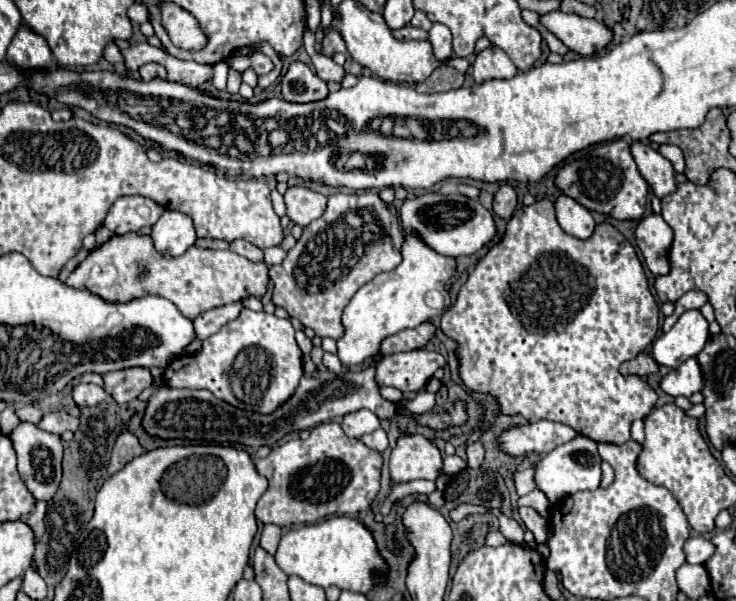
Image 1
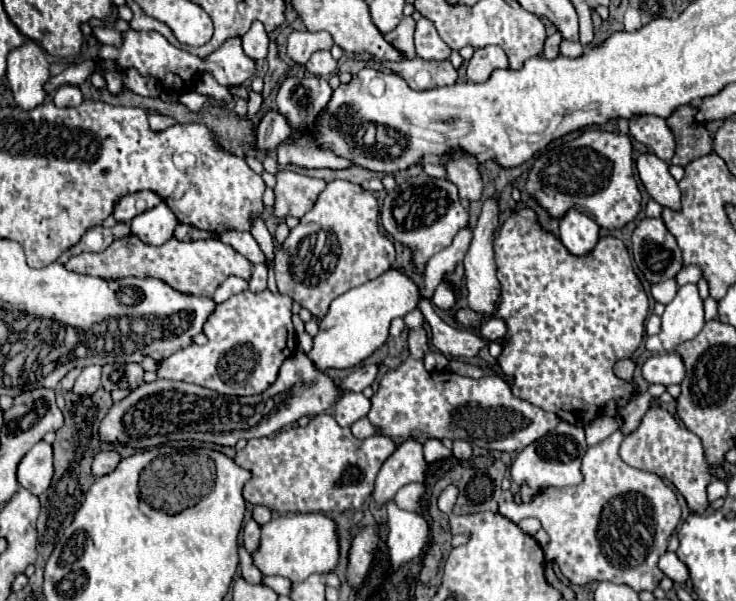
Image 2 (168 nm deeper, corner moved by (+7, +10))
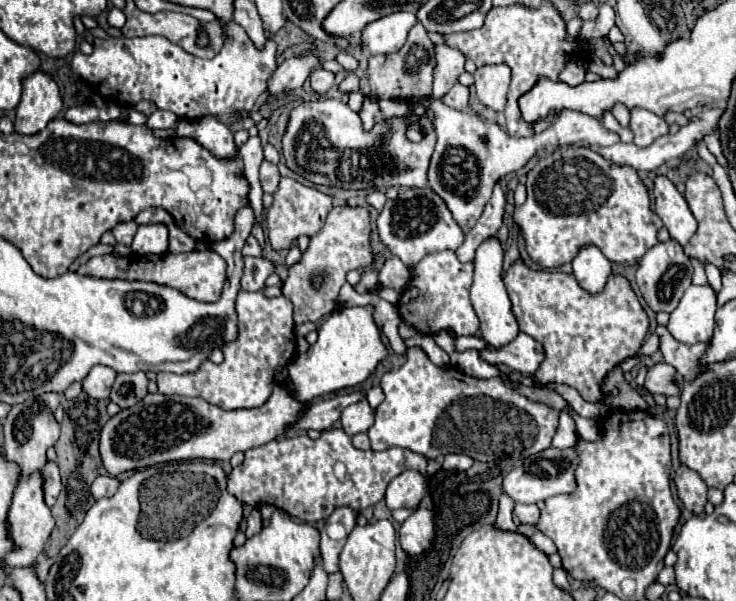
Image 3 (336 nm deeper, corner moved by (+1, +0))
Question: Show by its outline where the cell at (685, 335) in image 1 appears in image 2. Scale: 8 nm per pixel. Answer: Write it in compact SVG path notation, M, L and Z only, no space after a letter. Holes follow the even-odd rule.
M685 284L677 290L673 302L665 306L661 332L655 336L647 336L645 348L649 352L675 352L679 342L695 338L705 320L703 320L703 300L699 298L695 284Z

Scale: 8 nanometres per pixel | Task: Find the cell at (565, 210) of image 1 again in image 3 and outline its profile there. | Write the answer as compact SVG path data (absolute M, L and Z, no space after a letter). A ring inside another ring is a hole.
M595 246L583 248L573 260L573 276L589 294L599 294L611 272L611 262Z

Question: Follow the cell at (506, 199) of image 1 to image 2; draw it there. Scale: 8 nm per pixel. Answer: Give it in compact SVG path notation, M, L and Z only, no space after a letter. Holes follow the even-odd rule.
M487 198L483 202L483 212L479 216L477 228L473 230L471 246L463 260L465 274L467 274L467 288L469 288L469 306L487 318L495 312L497 298L499 298L499 280L495 276L495 260L493 260L493 238L495 238L497 218L499 218L499 198Z

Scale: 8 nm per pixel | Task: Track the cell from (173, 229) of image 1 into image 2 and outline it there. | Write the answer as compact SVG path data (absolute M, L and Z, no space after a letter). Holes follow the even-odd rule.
M161 202L159 206L135 216L131 220L131 232L145 244L161 246L173 238L177 224L179 220L175 218L175 212L165 202Z

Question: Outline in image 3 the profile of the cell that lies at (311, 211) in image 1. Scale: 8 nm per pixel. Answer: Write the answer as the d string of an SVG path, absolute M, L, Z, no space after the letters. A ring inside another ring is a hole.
M281 178L277 192L273 194L273 204L267 210L267 232L269 244L273 250L289 250L299 236L315 236L333 208L333 198L319 192L317 188L309 188L293 178Z

